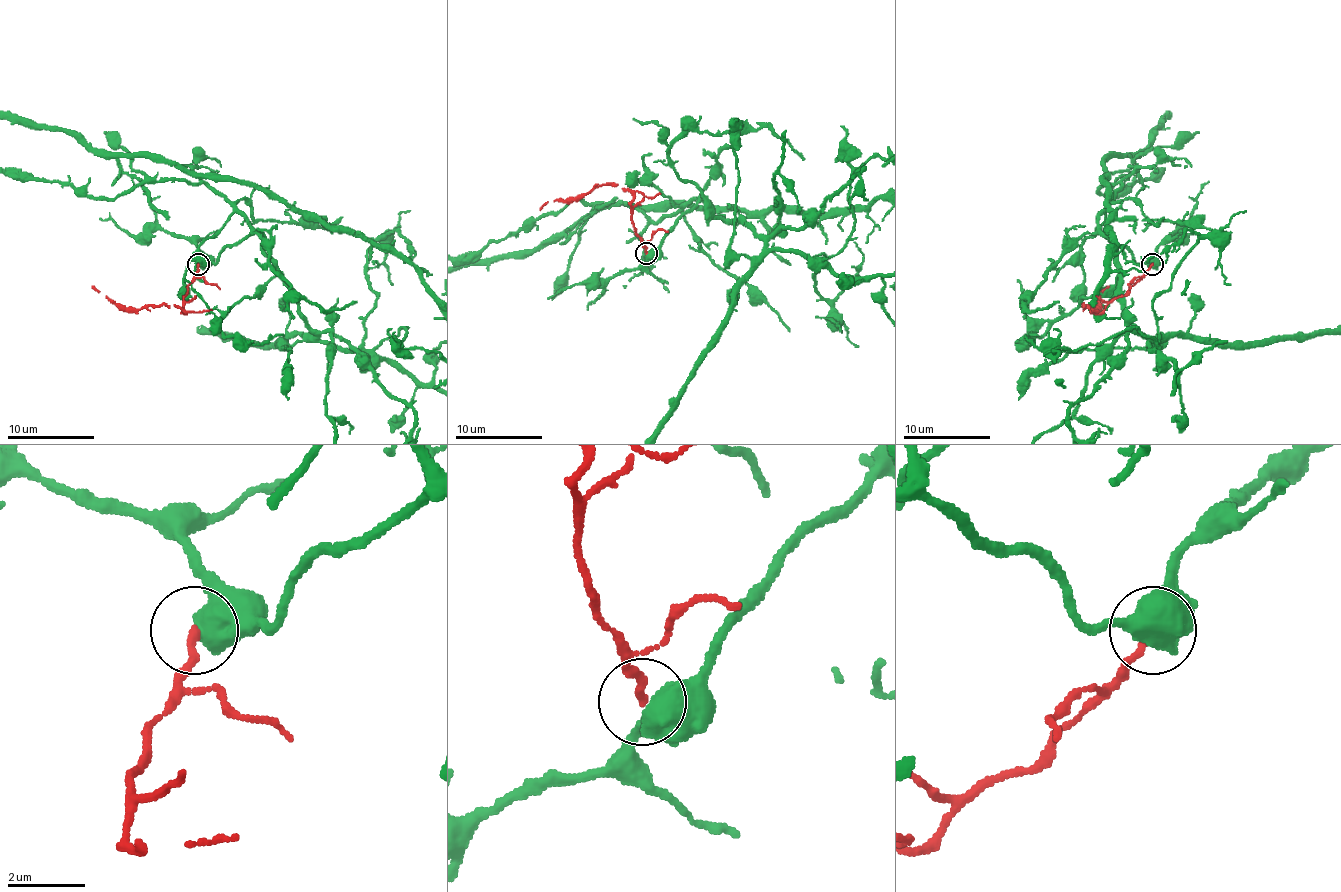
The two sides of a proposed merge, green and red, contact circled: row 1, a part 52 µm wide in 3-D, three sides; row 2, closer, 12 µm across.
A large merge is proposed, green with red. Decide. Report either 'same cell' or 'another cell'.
another cell

